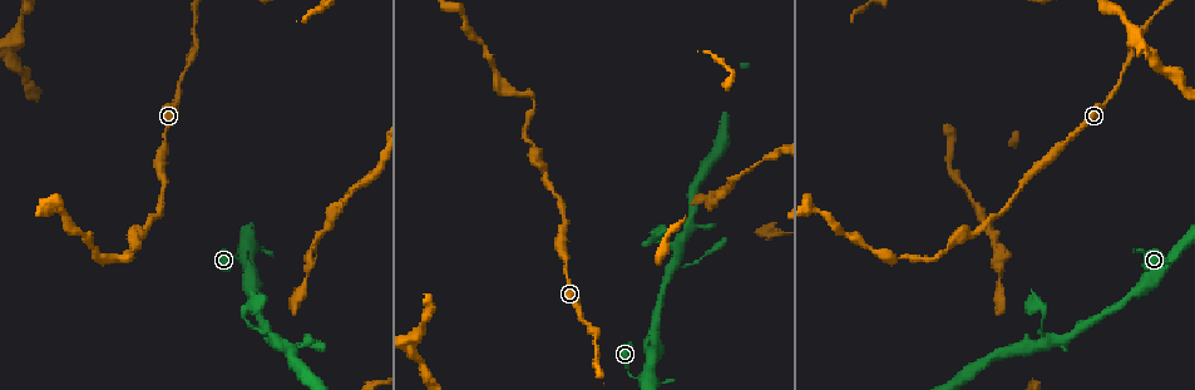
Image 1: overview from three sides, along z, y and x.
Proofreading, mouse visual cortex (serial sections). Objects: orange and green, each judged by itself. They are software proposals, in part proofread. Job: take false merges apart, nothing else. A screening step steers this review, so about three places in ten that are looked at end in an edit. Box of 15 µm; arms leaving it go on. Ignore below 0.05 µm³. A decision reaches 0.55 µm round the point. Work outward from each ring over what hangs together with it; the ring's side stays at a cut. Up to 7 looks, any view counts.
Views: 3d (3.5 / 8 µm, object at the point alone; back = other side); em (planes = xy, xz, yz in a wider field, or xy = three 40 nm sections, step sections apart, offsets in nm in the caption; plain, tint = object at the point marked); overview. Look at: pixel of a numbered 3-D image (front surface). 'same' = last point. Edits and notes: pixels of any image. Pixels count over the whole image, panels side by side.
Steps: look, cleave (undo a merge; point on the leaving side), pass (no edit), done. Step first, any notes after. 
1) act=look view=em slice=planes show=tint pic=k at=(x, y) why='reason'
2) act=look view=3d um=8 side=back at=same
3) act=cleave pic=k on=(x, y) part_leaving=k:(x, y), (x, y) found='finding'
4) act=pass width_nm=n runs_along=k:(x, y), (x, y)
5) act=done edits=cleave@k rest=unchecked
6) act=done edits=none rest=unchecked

act=look view=3d um=8 pic=1 at=(1173, 256) why='thin arm on a thick one'

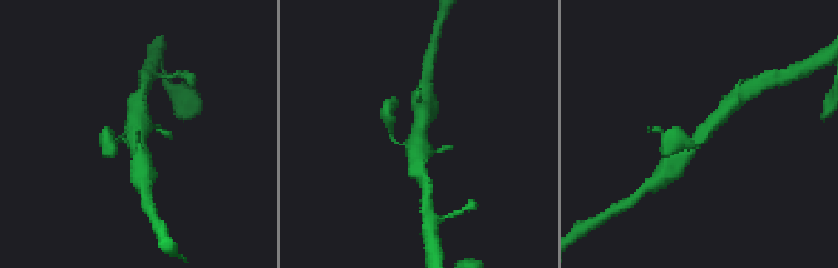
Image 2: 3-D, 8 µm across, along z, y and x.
act=look view=em slice=xy step=1 show=tint pic=2 at=(413, 141)

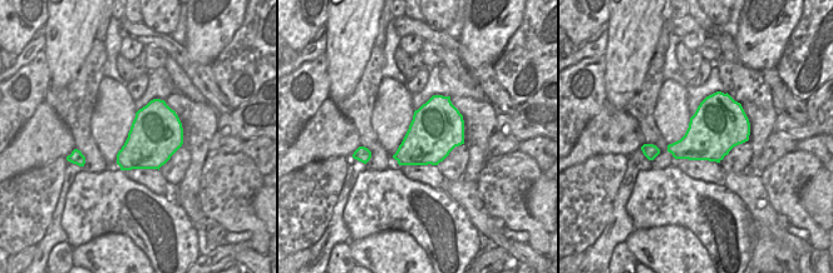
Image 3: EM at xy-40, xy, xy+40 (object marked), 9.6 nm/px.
act=pass runs_along=2:(111, 145), (136, 139), (142, 160) found='continuous, no second cell'

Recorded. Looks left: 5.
act=look view=3d um=3.5 pic=1 at=(679, 245) why='three-way junction'

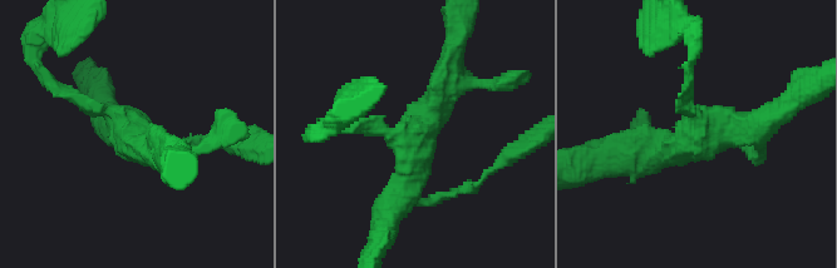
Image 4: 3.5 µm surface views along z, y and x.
act=look view=em slice=xy step=3 show=tint pic=4 at=(132, 127) arms=3 arm_widths_nm=200,400,400 why='shape alone is not enough'

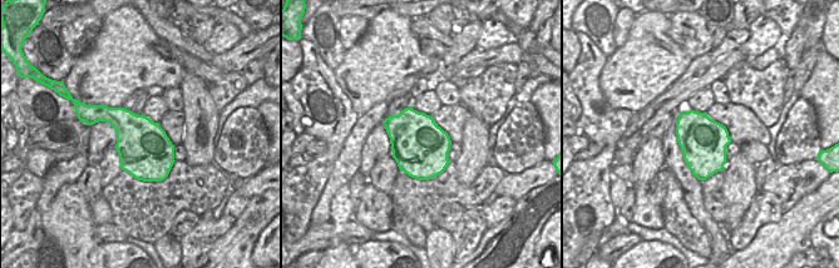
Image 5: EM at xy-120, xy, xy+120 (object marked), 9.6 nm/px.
act=pass runs_along=4:(385, 216), (451, 80) found='continuous, no second cell'

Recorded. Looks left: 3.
act=look view=3d um=3.5 pic=1 at=(901, 255) why='sharp bend'

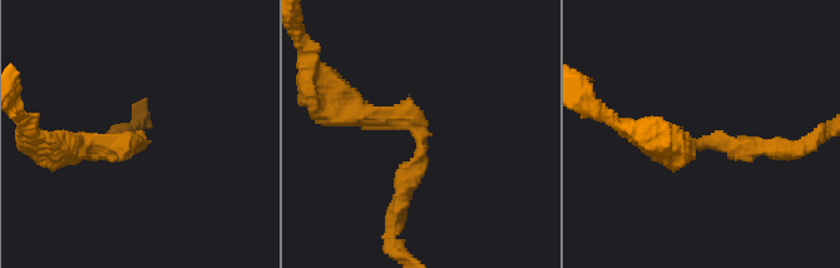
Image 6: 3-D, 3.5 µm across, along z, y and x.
act=look view=em slice=xy step=2 show=tint pic=6 at=(423, 131) why='shape alone is not enough'

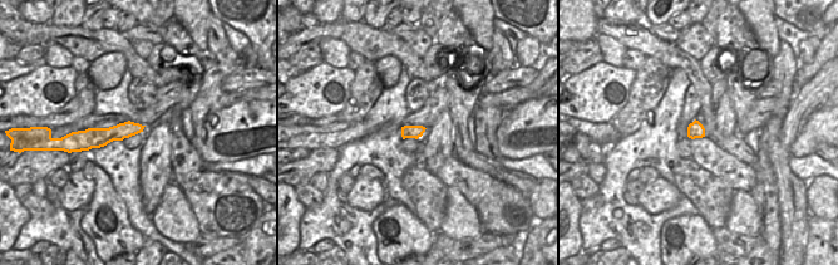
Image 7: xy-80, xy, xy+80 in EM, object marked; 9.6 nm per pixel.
act=look view=em slice=xy step=5 show=tint at=same why='cut it another way'

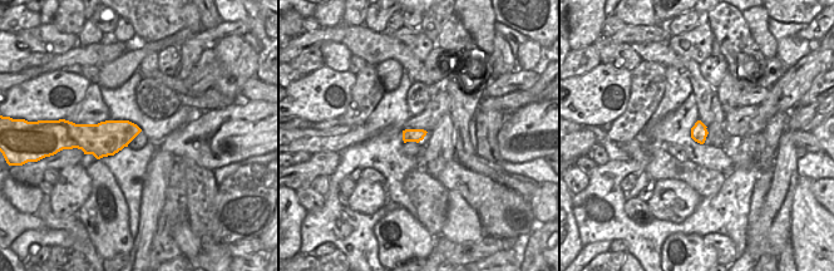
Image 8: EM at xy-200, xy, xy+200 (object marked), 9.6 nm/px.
act=pass width_nm=120 runs_along=6:(398, 208), (420, 160), (416, 124), (340, 112) found='all the same cell'

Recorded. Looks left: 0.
act=done edits=none rest=unchecked

